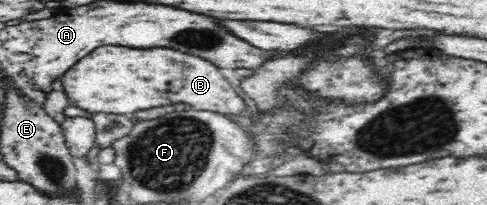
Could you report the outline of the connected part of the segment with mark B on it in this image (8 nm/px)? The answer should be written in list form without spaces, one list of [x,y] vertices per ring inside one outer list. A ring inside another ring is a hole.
[[[101,46],[95,48],[95,52],[87,54],[79,64],[71,67],[63,74],[63,90],[69,100],[69,104],[87,111],[91,114],[119,114],[134,115],[141,110],[167,106],[167,104],[189,104],[194,110],[205,110],[221,114],[245,114],[245,100],[237,95],[231,84],[223,77],[219,67],[212,62],[189,56],[185,52],[177,52],[171,48],[123,48],[123,46]]]

